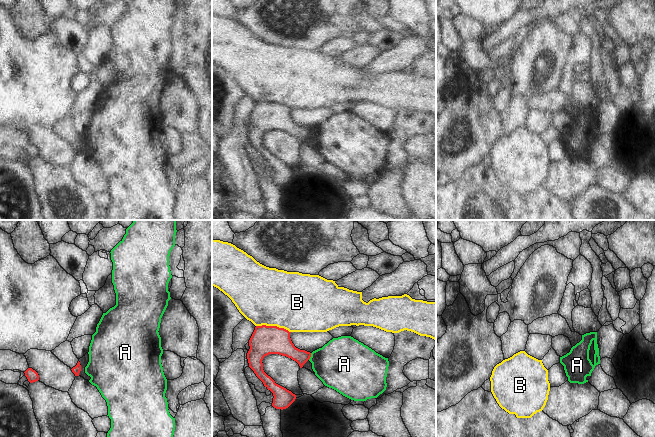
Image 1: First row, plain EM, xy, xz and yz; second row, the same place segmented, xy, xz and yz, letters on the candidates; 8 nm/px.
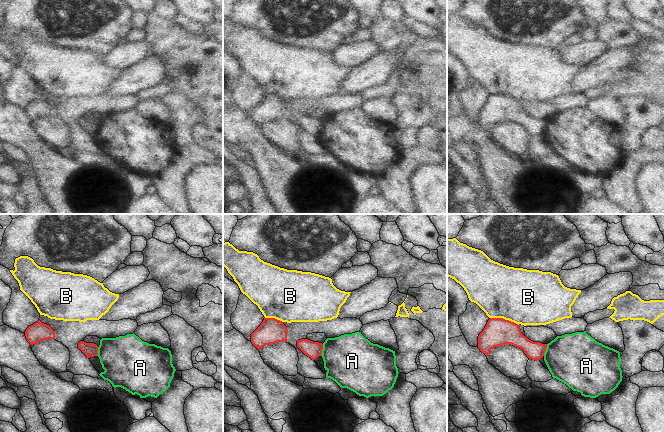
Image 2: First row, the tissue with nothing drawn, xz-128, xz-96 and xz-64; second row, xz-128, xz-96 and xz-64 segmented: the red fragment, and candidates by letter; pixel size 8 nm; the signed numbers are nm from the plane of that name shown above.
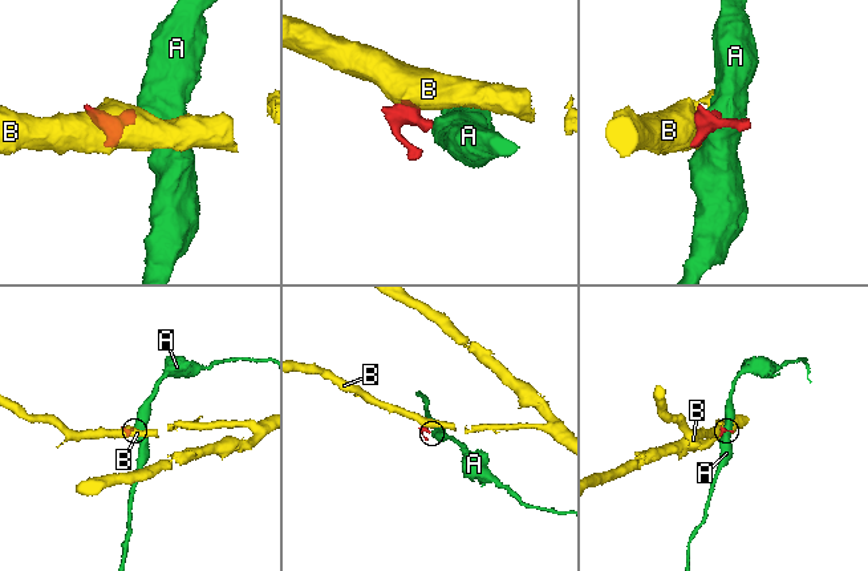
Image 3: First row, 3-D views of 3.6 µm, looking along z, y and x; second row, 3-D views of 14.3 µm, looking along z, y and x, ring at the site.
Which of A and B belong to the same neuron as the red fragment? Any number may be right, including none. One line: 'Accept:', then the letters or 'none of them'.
Accept: none of them

